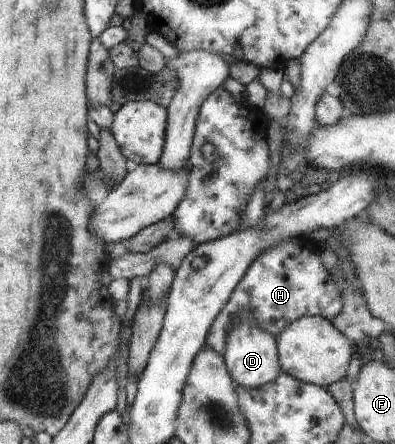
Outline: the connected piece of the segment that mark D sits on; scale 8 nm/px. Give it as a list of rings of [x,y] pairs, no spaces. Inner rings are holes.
[[[245,316],[241,322],[235,322],[235,326],[229,330],[223,360],[234,384],[245,390],[267,386],[267,384],[275,382],[275,378],[281,372],[276,338],[269,332],[261,330],[259,326],[255,326],[253,318],[249,318],[249,316]]]

